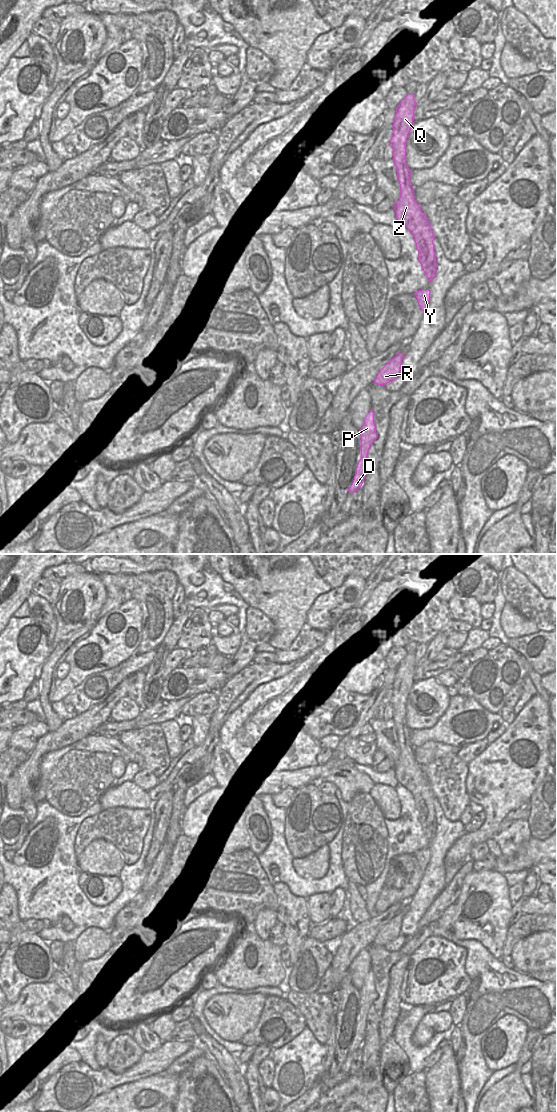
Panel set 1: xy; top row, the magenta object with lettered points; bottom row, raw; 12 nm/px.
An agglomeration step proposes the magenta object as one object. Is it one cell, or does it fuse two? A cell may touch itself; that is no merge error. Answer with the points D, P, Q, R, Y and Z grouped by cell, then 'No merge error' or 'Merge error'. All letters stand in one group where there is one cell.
Groups: D P Q R Y Z. No merge error

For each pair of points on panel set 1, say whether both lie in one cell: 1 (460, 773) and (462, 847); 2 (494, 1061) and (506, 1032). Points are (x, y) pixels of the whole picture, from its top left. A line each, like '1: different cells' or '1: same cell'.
1: different cells
2: same cell

